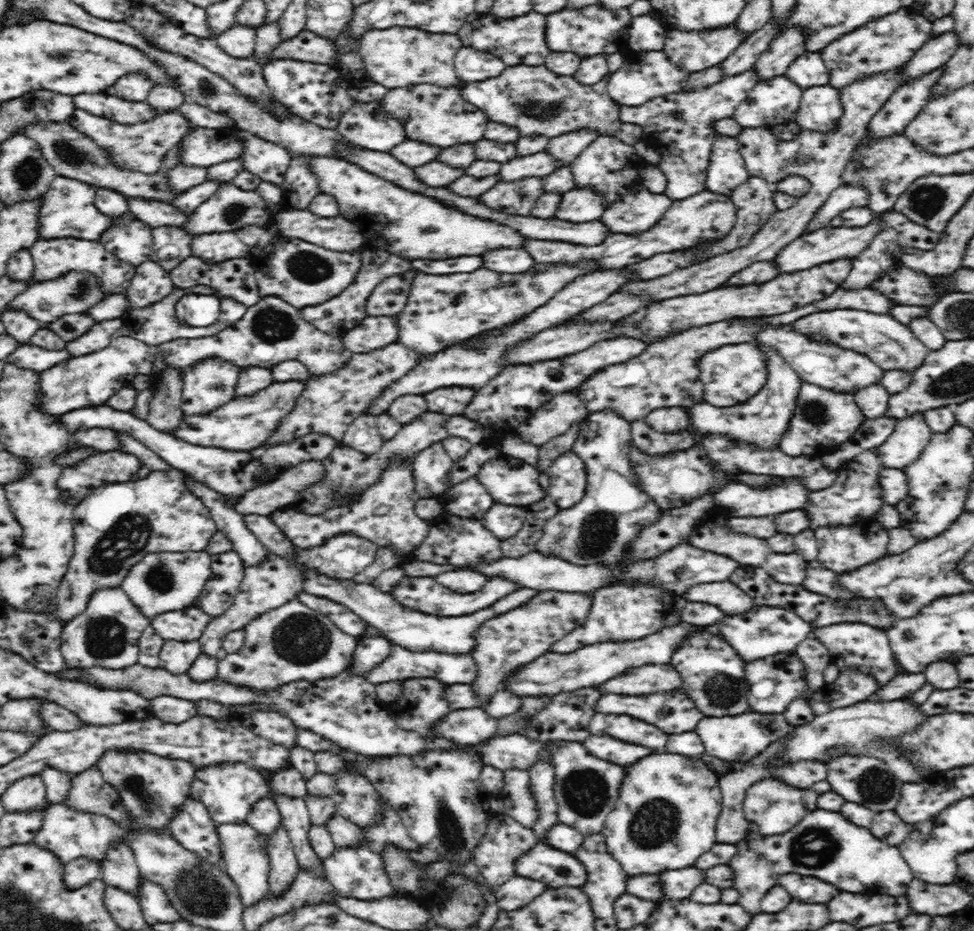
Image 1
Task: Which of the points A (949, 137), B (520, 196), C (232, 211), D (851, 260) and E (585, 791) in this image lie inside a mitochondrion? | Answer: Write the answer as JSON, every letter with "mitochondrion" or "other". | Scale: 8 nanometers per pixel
{"A":"other","B":"mitochondrion","C":"mitochondrion","D":"other","E":"mitochondrion"}

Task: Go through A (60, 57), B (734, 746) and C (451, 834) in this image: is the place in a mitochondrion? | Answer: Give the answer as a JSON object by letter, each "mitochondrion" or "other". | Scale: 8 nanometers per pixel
{"A":"mitochondrion","B":"other","C":"mitochondrion"}

